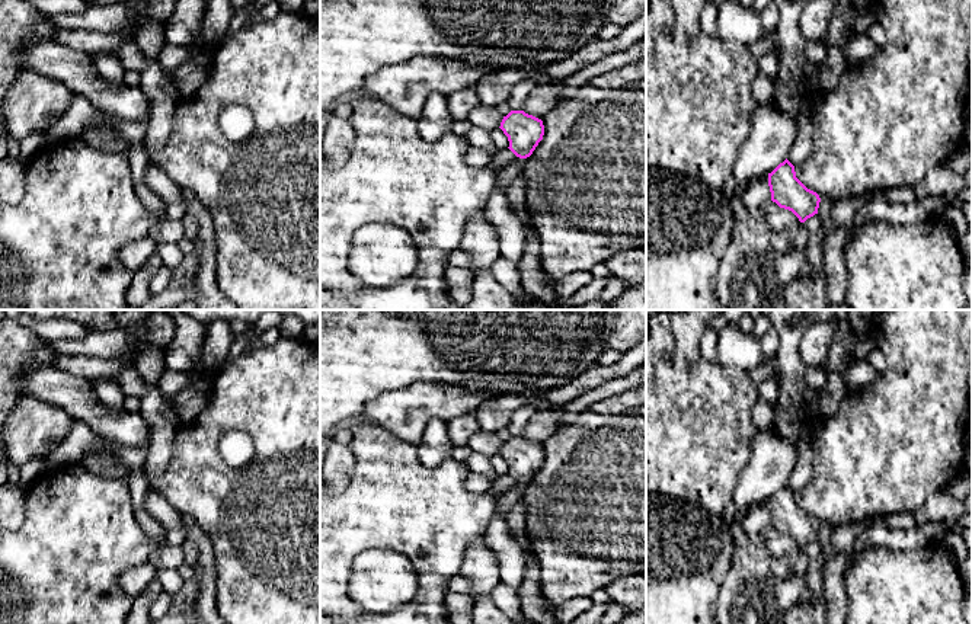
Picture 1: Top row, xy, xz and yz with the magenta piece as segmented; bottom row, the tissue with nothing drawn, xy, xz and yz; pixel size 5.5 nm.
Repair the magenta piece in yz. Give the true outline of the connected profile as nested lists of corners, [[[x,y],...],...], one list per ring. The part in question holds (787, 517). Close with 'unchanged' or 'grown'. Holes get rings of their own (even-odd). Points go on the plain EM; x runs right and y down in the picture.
[[[787,484],[768,499],[768,512],[771,527],[792,537],[800,548],[818,540],[819,521],[796,503],[794,492]]] | unchanged

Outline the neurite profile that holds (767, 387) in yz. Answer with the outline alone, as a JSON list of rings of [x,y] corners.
[[[768,377],[757,381],[758,396],[770,404],[777,404],[778,399],[778,380],[776,377]]]

